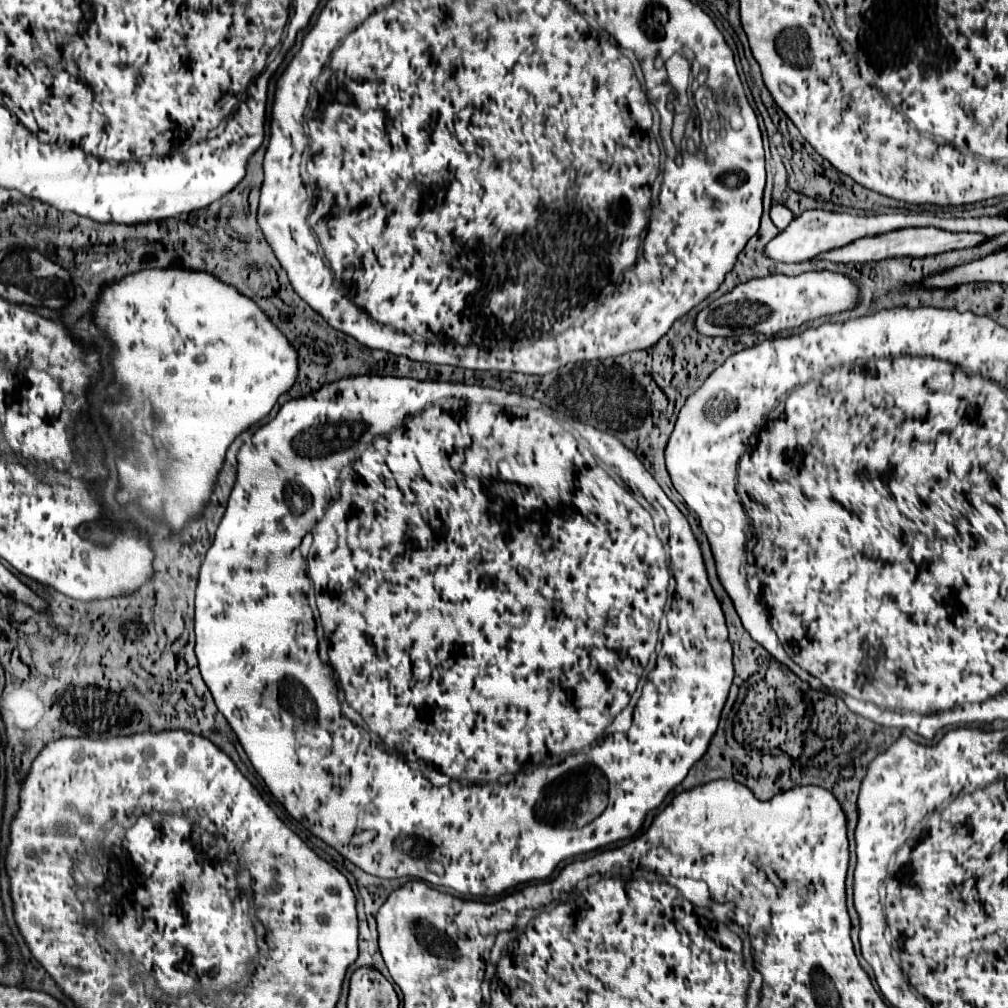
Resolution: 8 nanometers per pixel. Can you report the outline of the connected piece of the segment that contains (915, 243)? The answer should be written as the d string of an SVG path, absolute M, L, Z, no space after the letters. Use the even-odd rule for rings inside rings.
M921 227L921 229L897 229L897 231L889 231L889 233L881 233L881 235L871 235L871 237L861 237L855 239L843 247L831 249L827 253L817 255L815 259L819 261L833 261L833 263L871 263L871 261L881 261L887 257L901 257L901 255L909 255L909 257L927 257L927 255L935 255L935 253L943 253L943 251L951 251L951 249L961 249L961 247L971 247L985 241L985 235L977 235L977 233L949 233L937 227Z

